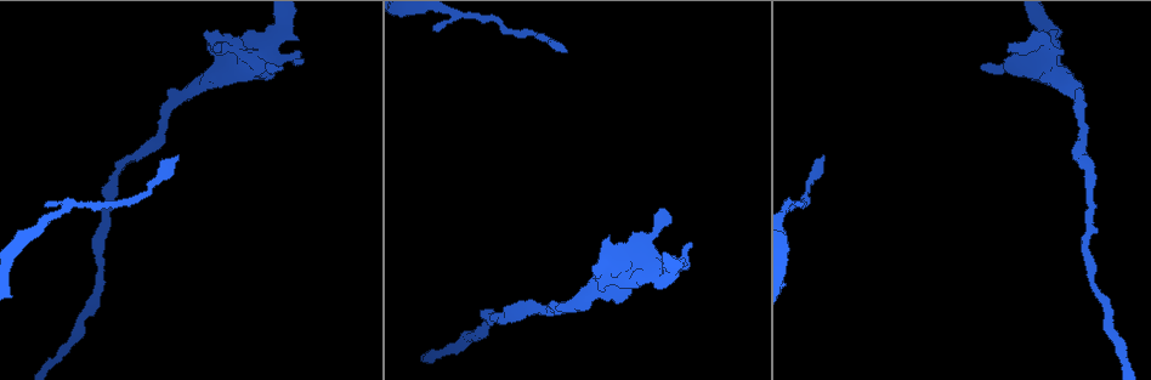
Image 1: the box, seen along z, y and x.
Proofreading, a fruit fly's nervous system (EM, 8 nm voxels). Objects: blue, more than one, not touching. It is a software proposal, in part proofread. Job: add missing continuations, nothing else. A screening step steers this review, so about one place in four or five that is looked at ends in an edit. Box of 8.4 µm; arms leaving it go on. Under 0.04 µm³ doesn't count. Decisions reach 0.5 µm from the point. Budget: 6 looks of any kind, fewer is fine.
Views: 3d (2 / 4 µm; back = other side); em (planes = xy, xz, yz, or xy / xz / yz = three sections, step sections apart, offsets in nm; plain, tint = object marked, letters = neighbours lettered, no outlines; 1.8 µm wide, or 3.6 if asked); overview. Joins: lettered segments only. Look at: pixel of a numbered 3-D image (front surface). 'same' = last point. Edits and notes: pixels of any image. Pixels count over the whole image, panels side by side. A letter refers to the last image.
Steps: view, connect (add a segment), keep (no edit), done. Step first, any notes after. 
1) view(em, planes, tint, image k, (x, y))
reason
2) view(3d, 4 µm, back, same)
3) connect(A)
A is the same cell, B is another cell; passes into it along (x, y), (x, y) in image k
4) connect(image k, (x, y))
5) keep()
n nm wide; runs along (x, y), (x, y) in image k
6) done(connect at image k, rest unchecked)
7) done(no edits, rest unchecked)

view(3d, 4 µm, image 1, (565, 52))
end of a long branch

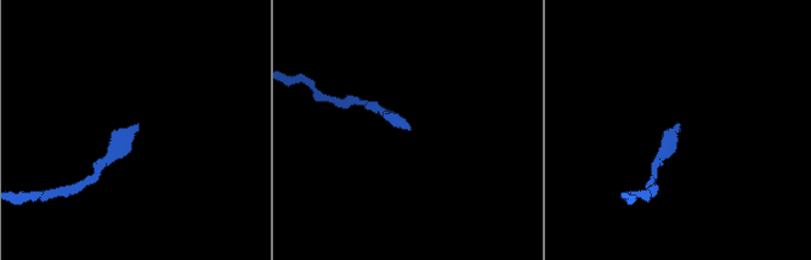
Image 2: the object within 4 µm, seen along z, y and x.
view(em, planes, letters, image 2, (408, 129))
now the EM

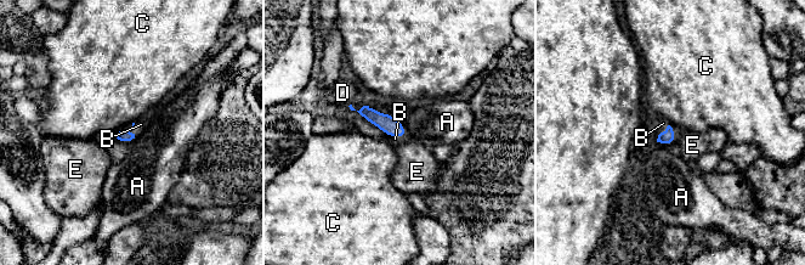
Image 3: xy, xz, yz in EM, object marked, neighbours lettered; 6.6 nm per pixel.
connect(B)
B touches over 150 nm; B is the same cell, A, C, D and E are other cells; passes into it along (667, 136), (661, 133), (663, 123) in image 3; the cell continues

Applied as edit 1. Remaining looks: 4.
view(3d, 4 µm, image 1, (47, 206))
thin end

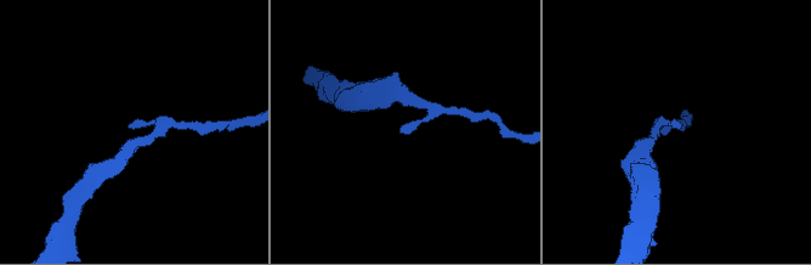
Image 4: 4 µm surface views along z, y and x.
view(em, planes, letters, image 4, (399, 132))

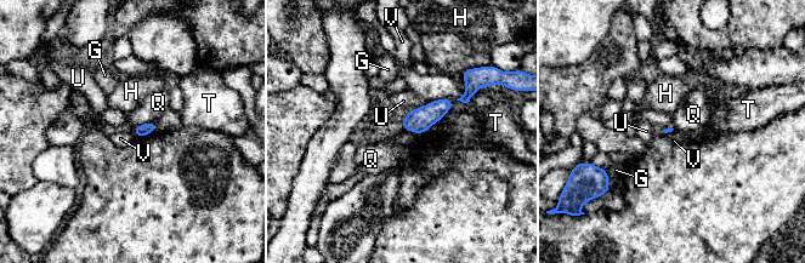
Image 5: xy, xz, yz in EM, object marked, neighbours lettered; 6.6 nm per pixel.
keep()
G, H, Q, T, U and V are other cells; no lettered segment goes on from it

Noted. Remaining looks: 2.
view(em, yz, step 8, letters, image 1, (220, 51))
branch stops here

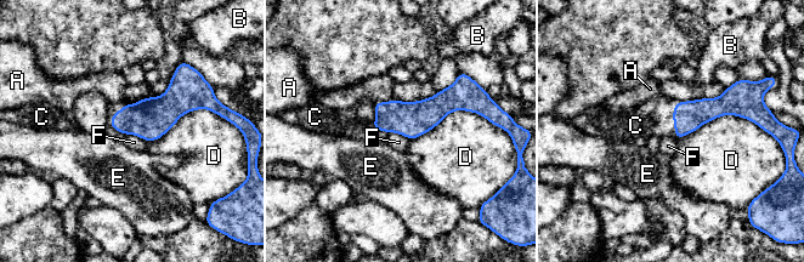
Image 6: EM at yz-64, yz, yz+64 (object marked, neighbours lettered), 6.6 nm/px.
view(em, planes, letters, same)

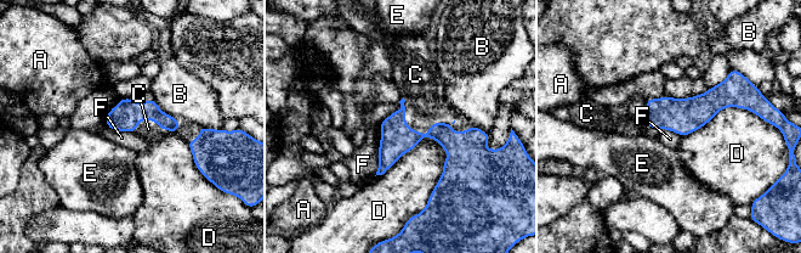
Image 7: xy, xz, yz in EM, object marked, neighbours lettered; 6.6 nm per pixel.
connect(C)
C is the same cell, A, B, D, E and F are other cells; passes into it along (397, 138), (419, 131), (421, 94) in image 7; the cell continues

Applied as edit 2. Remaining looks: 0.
done(connect at image 3, connect at image 7, rest unchecked)

